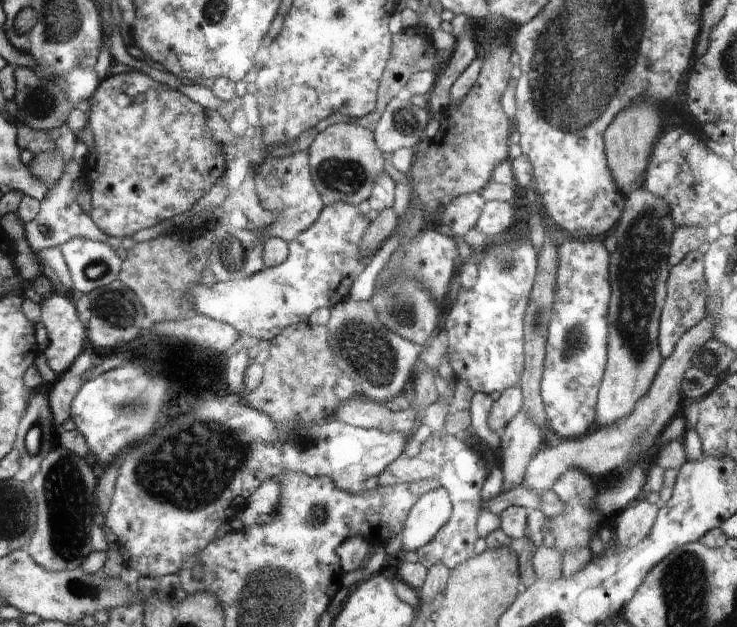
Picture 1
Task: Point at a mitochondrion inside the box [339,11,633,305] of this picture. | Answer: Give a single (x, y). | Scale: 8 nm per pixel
(404, 121)

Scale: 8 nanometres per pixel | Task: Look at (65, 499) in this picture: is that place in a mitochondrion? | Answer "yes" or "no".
yes

